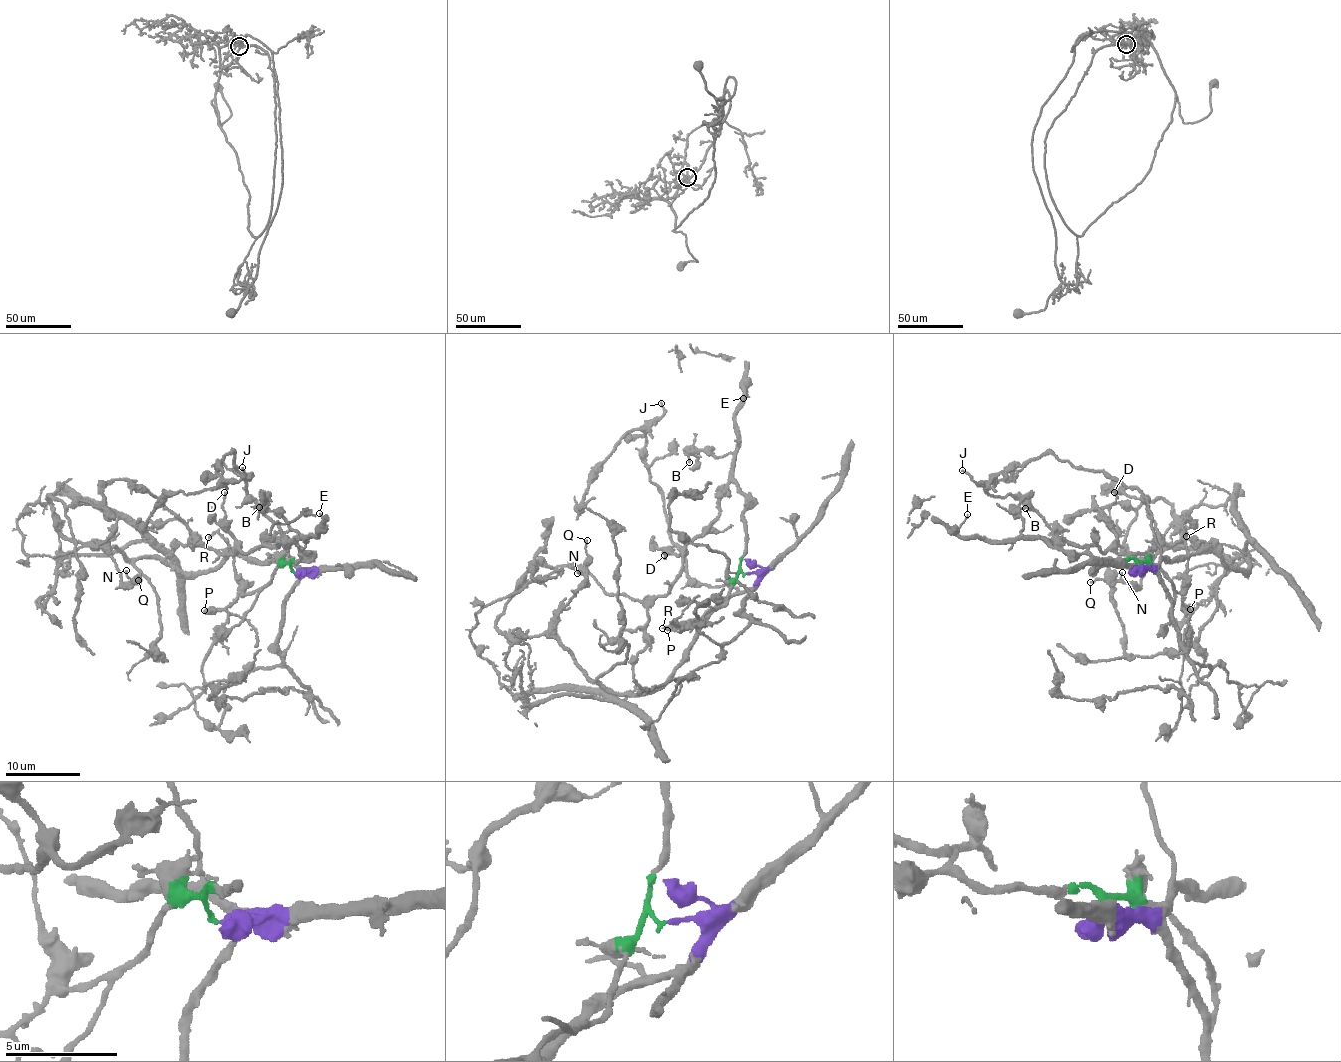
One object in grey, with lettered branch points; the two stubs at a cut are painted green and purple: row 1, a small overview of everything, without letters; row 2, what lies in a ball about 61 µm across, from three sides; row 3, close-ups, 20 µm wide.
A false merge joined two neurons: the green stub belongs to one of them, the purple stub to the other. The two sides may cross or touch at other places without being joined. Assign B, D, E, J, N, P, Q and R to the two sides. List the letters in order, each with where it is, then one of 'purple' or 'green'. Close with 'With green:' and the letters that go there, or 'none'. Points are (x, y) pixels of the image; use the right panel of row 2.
B: at (1025, 508); green
D: at (1114, 492); green
E: at (967, 514); green
J: at (962, 470); purple
N: at (1122, 572); purple
P: at (1190, 609); green
Q: at (1090, 582); purple
R: at (1186, 536); green
With green: B, D, E, P, R

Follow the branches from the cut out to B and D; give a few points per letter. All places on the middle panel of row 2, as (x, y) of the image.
B: (746, 573), (741, 565), (745, 494), (733, 474), (732, 454), (713, 456), (694, 450), (688, 456), (690, 462)
D: (746, 573), (741, 565), (745, 494), (731, 481), (720, 498), (720, 513), (678, 554), (666, 549), (664, 555)

